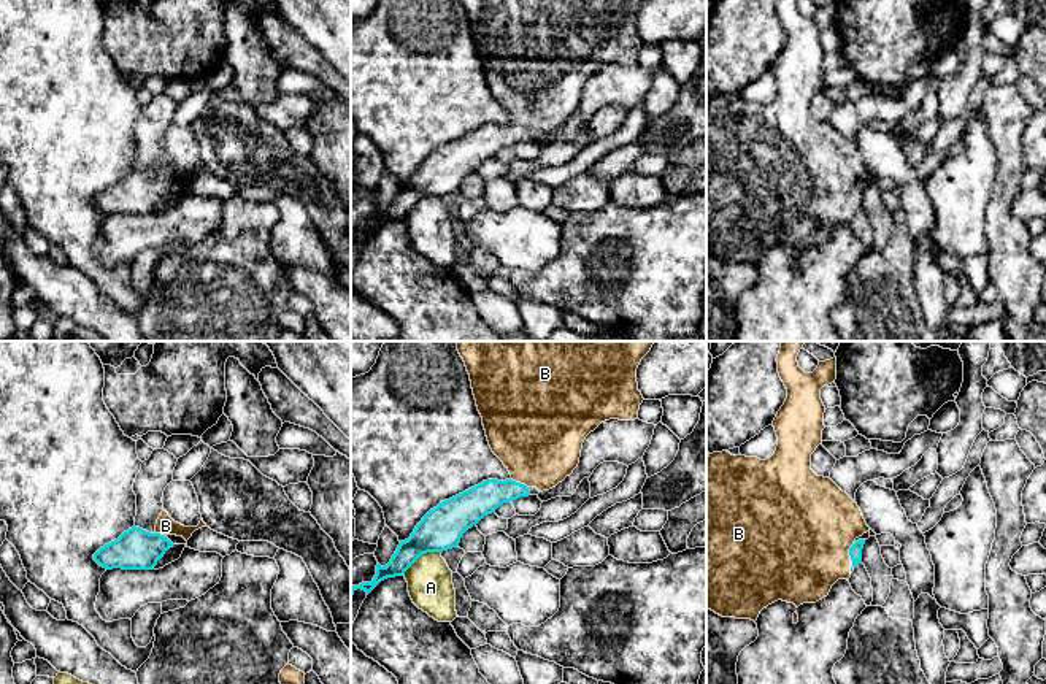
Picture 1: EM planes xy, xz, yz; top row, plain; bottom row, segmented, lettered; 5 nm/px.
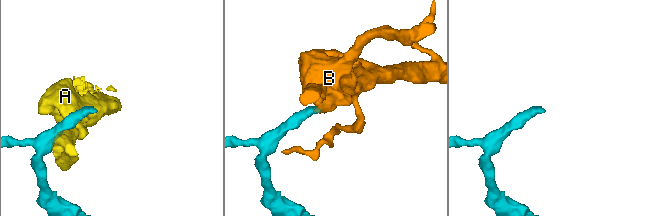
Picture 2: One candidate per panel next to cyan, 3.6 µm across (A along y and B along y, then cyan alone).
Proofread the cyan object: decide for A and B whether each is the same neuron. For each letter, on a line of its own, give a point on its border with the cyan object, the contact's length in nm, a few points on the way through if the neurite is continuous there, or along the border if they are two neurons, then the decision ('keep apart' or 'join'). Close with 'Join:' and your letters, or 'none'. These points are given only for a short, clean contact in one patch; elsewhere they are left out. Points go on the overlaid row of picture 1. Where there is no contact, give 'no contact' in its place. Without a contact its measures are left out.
A: meets cyan in xz at (421, 554); contact 240 nm long; border along xz (440, 551), (424, 553), (402, 575); keep apart
B: meets cyan in xz at (519, 483); contact 100 nm long; runs through xz (475, 503), (519, 483), (535, 457), (538, 438); join
Join: B

